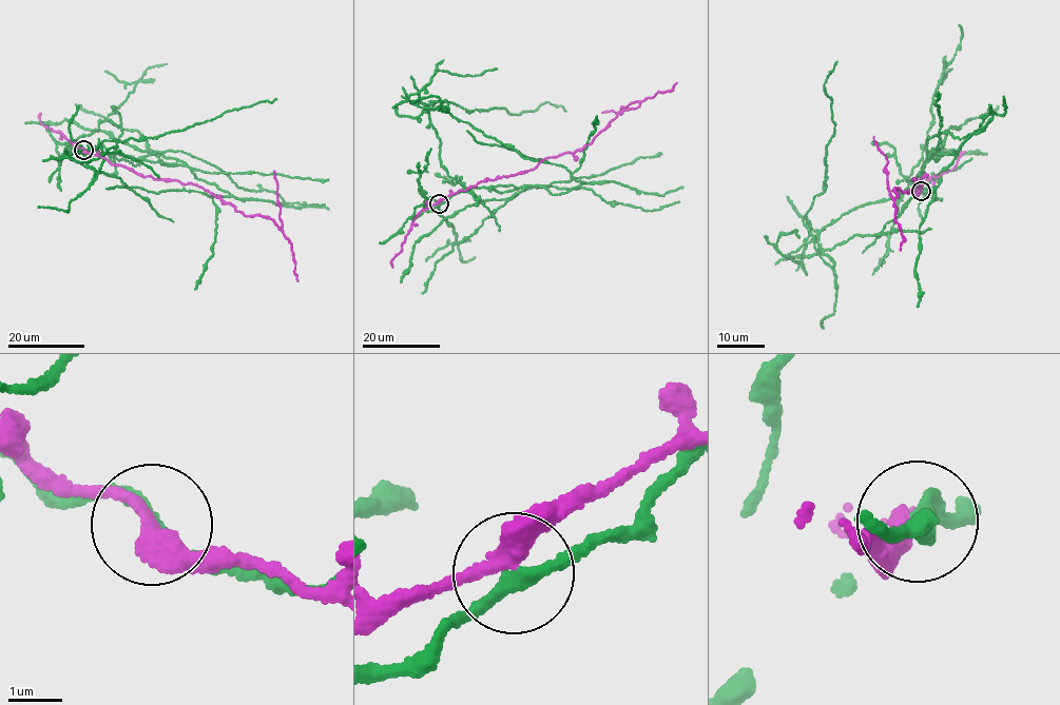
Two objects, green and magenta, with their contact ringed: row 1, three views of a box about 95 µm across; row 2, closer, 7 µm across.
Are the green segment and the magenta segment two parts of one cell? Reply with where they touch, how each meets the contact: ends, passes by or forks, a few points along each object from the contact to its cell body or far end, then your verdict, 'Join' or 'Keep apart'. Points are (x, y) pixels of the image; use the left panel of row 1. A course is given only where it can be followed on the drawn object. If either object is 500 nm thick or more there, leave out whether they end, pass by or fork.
Place: (83, 150). At the ring green passes by. At the ring magenta passes by. Course of green: (83, 150), (113, 156), (99, 154), (96, 147), (84, 153), (81, 150), (103, 140), (156, 138), (276, 98). Course of magenta: (83, 150), (145, 176), (203, 188), (246, 216), (257, 214), (271, 219), (282, 231), (273, 171). Keep apart

